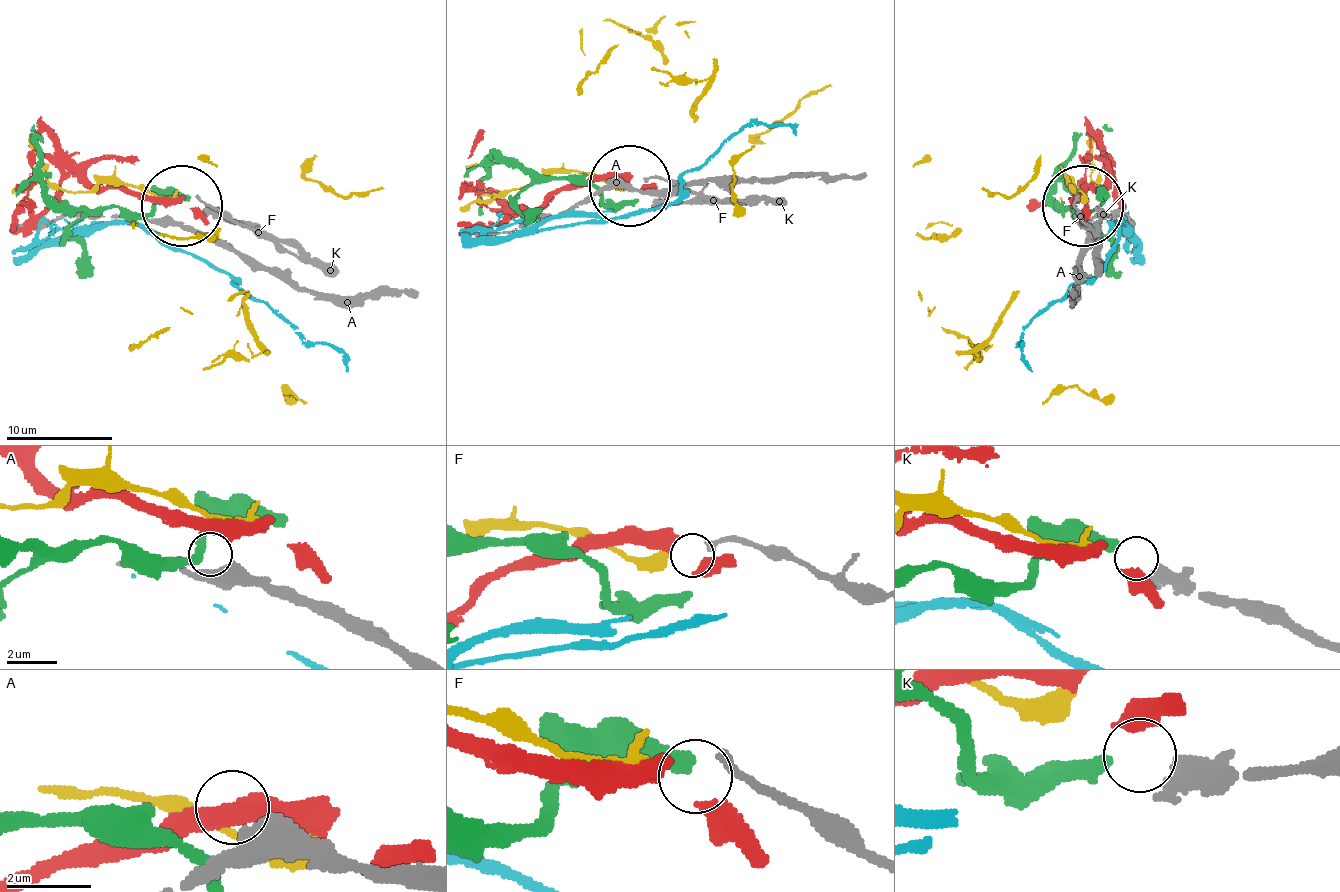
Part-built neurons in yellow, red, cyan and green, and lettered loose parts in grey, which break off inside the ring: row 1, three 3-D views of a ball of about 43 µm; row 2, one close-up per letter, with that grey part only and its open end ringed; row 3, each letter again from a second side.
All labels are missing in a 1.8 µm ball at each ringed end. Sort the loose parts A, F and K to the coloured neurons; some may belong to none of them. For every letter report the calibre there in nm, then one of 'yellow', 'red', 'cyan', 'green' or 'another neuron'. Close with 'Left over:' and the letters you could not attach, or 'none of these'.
A: 480 nm | another neuron
F: 240 nm | yellow
K: 320 nm | green
Left over: A

